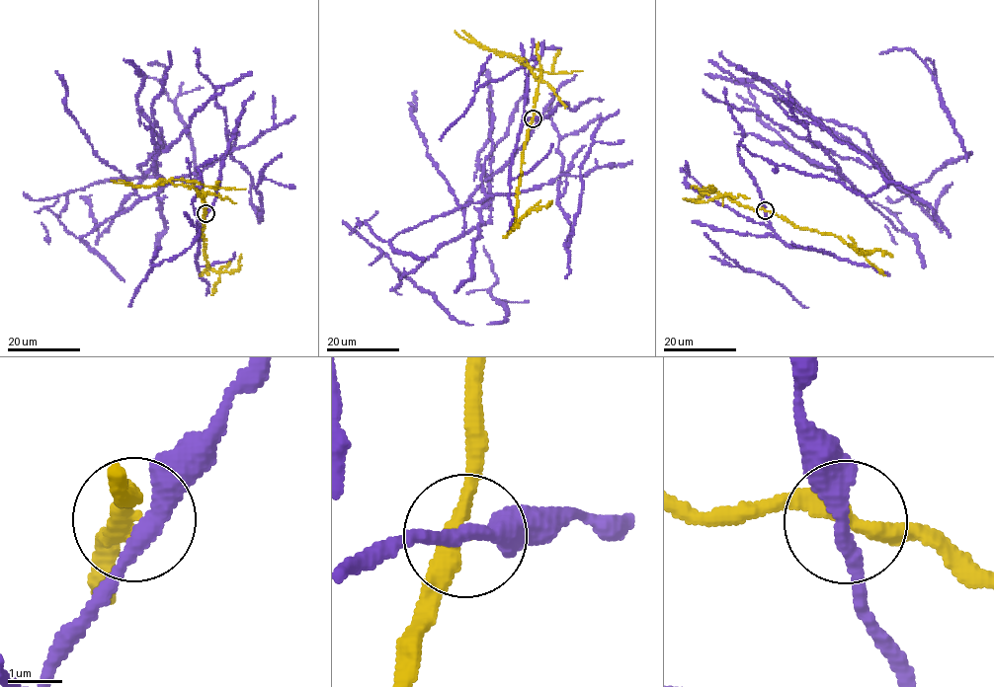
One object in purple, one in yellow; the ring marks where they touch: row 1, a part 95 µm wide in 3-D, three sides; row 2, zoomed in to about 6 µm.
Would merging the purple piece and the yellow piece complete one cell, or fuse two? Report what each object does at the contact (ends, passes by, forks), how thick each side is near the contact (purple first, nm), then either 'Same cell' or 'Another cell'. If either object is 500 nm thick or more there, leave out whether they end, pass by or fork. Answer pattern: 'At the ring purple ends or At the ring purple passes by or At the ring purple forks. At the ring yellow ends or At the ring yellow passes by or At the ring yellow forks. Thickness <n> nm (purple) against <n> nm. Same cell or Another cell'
At the ring purple passes by. At the ring yellow passes by. Thickness 360 nm (purple) against 280 nm. Another cell

